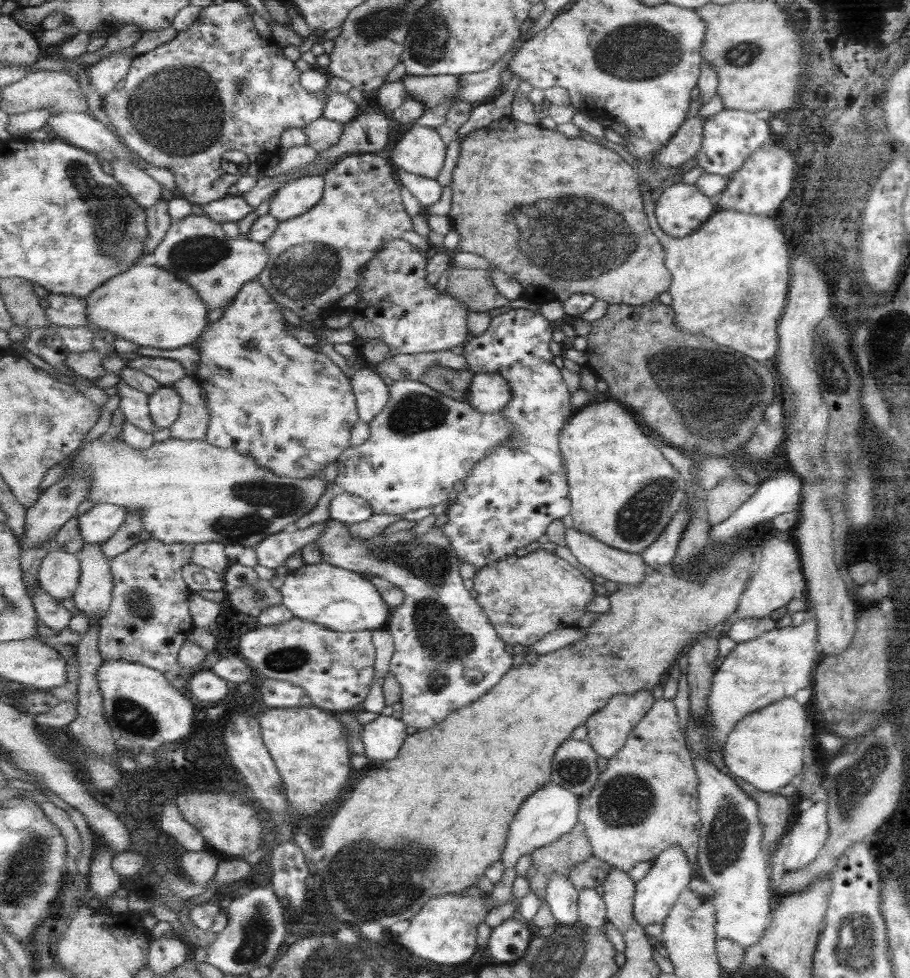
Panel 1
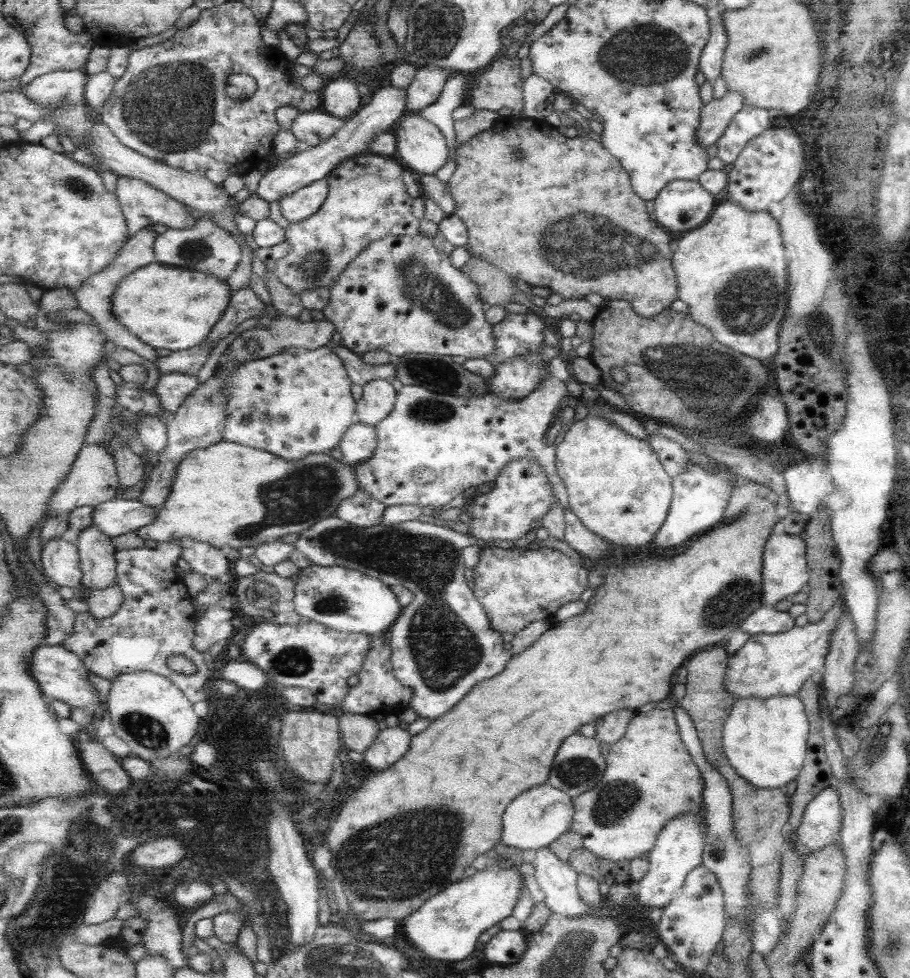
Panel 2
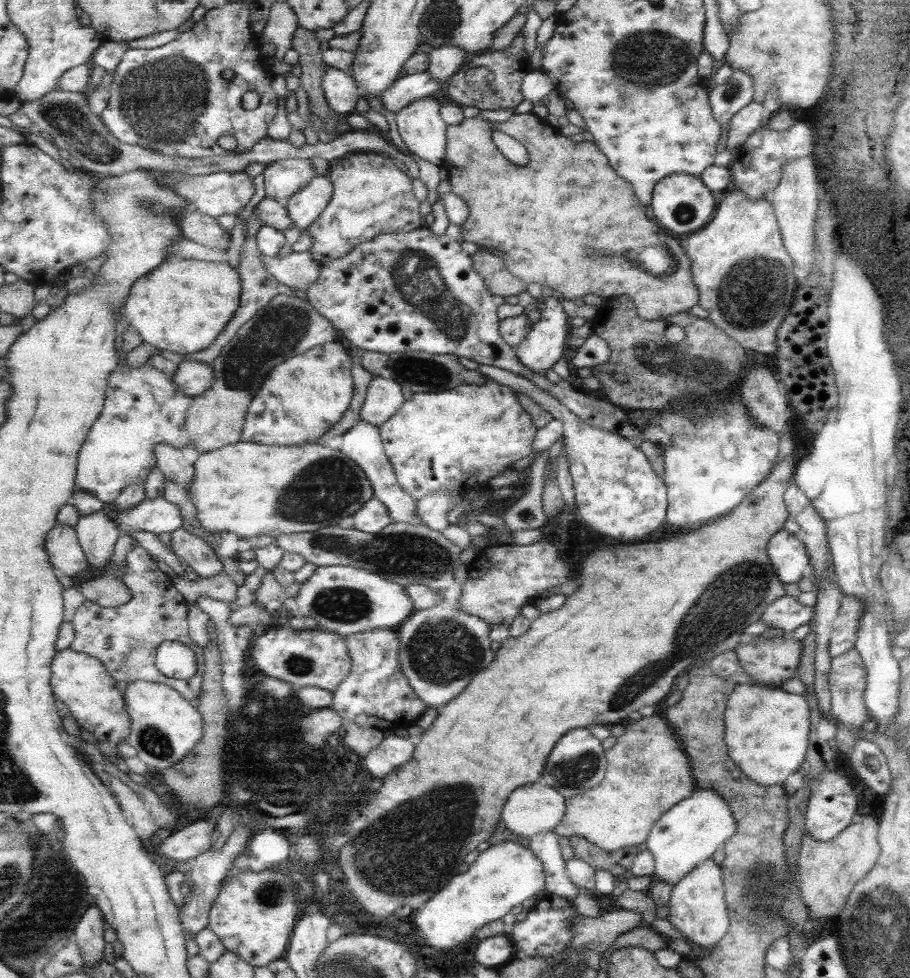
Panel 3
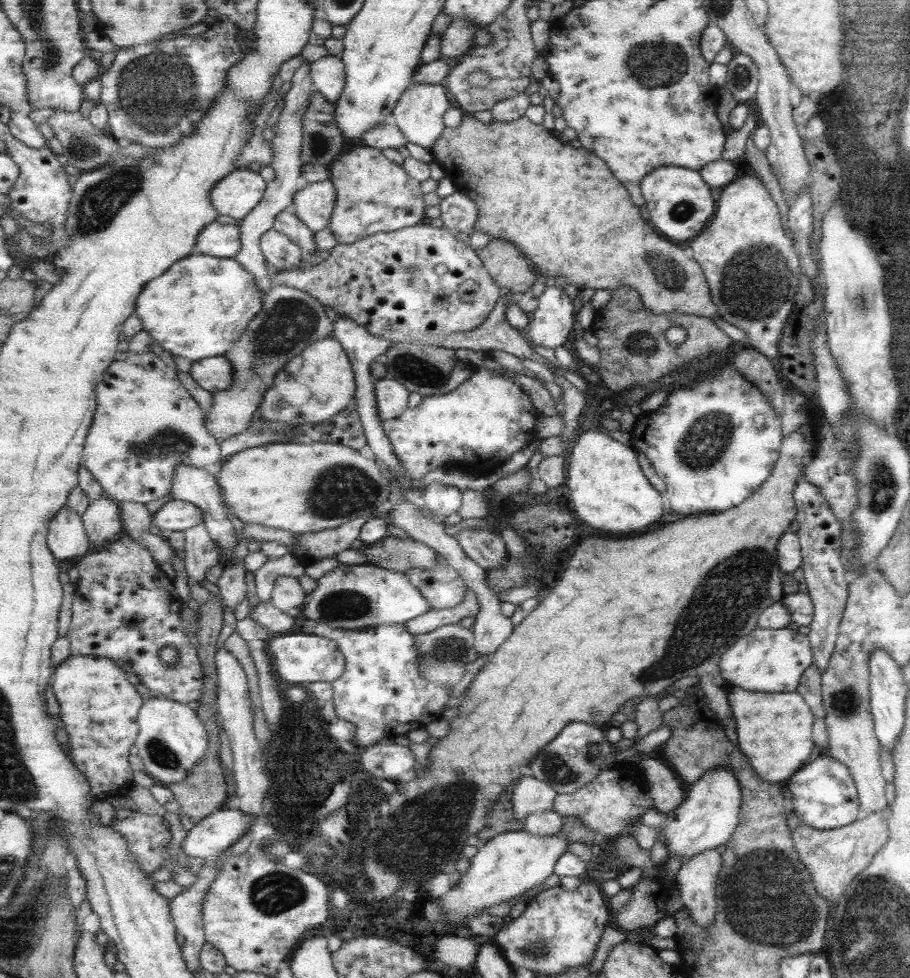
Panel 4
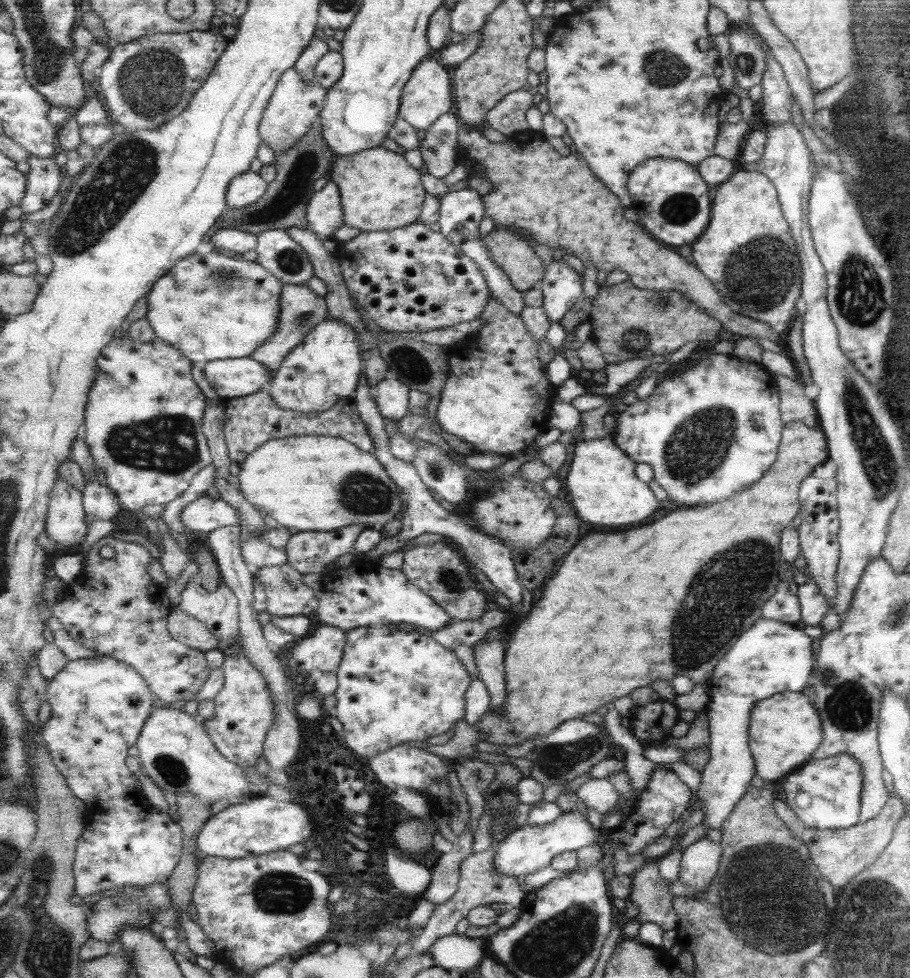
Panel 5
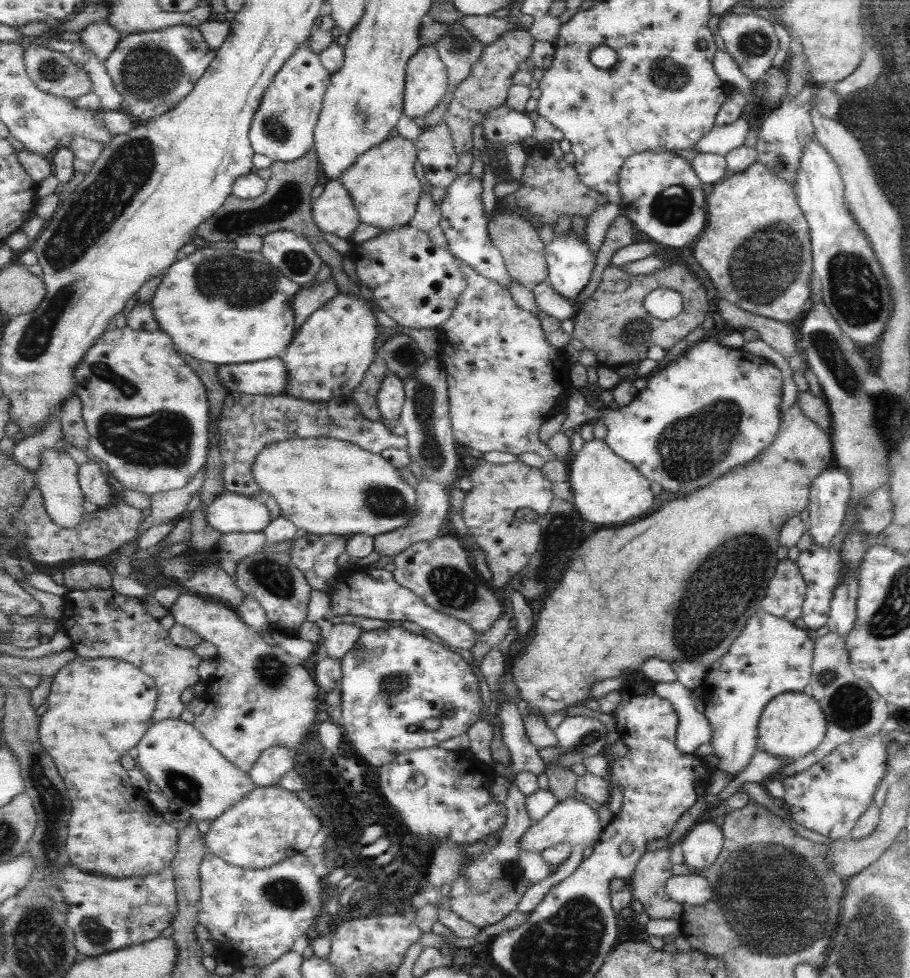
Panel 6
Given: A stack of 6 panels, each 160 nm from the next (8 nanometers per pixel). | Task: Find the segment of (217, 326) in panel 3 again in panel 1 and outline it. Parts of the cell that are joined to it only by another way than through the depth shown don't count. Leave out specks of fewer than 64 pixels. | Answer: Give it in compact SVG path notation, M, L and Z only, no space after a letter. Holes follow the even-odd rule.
M143 262L104 282L85 300L88 300L89 304L88 322L90 324L140 346L167 350L181 348L186 344L195 343L210 324L207 322L210 312L208 304L205 304L205 300L201 299L200 294L187 281L177 278L177 275L168 269Z

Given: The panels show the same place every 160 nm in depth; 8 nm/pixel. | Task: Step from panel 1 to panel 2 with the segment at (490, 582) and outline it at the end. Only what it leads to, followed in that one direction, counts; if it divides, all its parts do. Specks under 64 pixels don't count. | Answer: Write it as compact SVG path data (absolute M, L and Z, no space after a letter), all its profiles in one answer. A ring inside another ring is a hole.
M483 547L480 551L479 562L473 569L474 593L477 600L485 607L492 622L492 627L502 634L509 632L513 635L525 630L535 620L551 620L557 610L561 610L569 602L581 600L587 582L589 582L589 570L553 548L539 547L538 549L512 549L498 547Z

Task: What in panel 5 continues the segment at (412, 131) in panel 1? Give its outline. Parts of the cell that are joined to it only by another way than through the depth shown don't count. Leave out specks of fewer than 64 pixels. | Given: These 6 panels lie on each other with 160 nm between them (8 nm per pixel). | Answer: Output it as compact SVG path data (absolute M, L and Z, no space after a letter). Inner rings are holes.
M430 56L416 69L404 88L404 96L400 114L405 121L415 129L429 130L435 121L455 109L455 94L453 93L452 82L453 71L443 66L438 59L431 59Z

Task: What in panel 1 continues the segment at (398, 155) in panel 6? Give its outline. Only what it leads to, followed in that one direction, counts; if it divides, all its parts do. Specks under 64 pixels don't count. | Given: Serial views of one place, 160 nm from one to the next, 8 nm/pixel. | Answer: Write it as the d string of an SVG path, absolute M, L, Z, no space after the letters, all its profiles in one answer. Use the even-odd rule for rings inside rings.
M375 153L347 154L327 170L323 178L326 182L323 200L309 213L280 221L277 231L263 243L268 248L270 261L259 276L260 283L275 303L287 307L299 318L313 316L315 313L323 318L329 313L340 311L335 309L337 303L345 294L359 288L368 261L391 240L404 239L417 249L434 251L428 236L421 236L413 230L413 218L405 212L395 168L387 158Z

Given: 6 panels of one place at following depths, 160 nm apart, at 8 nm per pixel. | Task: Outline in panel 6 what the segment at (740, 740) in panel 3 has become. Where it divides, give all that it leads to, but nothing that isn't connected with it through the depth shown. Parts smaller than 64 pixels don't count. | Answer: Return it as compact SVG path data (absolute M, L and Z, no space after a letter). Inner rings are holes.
M802 691L776 694L761 711L756 750L794 760L811 752L822 741L825 731L825 716L814 698Z

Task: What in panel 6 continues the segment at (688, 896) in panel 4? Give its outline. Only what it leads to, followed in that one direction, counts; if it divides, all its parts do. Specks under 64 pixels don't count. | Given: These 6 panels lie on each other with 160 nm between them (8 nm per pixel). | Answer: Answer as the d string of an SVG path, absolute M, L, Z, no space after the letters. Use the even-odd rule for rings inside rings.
M711 821L694 823L681 842L684 863L695 871L707 869L719 856L723 842L722 830Z

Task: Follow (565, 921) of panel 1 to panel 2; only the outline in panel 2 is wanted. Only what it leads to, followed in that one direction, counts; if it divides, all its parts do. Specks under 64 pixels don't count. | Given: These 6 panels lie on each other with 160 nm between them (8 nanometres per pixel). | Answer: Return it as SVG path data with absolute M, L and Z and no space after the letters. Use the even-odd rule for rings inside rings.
M548 846L535 850L534 878L553 913L571 918L600 912L600 906L587 904L579 892L579 873L563 862Z

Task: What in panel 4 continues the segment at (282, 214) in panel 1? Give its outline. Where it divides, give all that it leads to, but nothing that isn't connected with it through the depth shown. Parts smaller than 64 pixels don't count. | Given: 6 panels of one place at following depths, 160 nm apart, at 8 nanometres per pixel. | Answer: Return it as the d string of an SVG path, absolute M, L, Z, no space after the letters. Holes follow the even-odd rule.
M328 178L323 182L307 184L294 197L296 215L317 233L328 229L337 208L336 186Z

